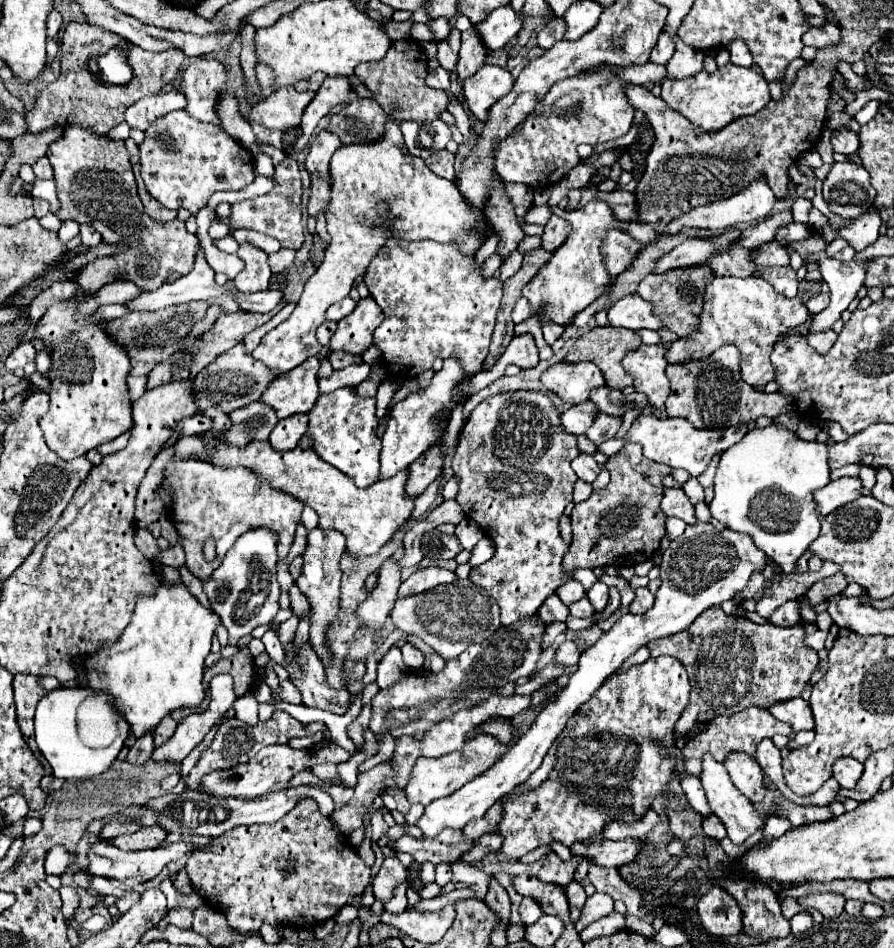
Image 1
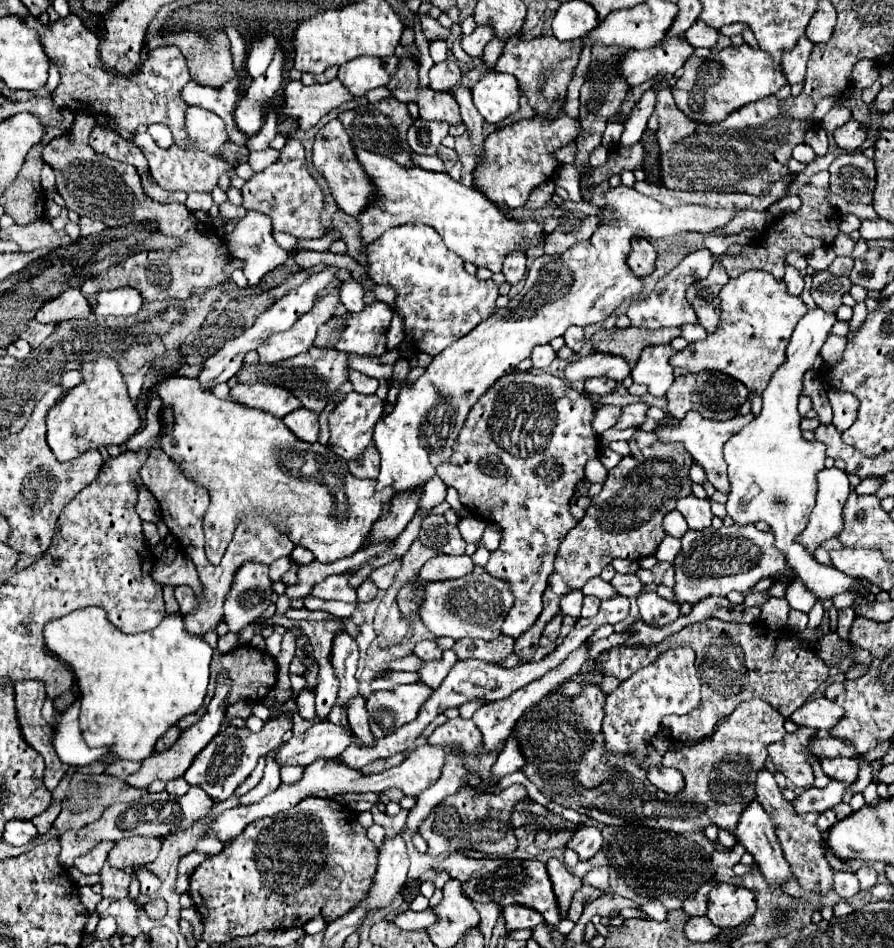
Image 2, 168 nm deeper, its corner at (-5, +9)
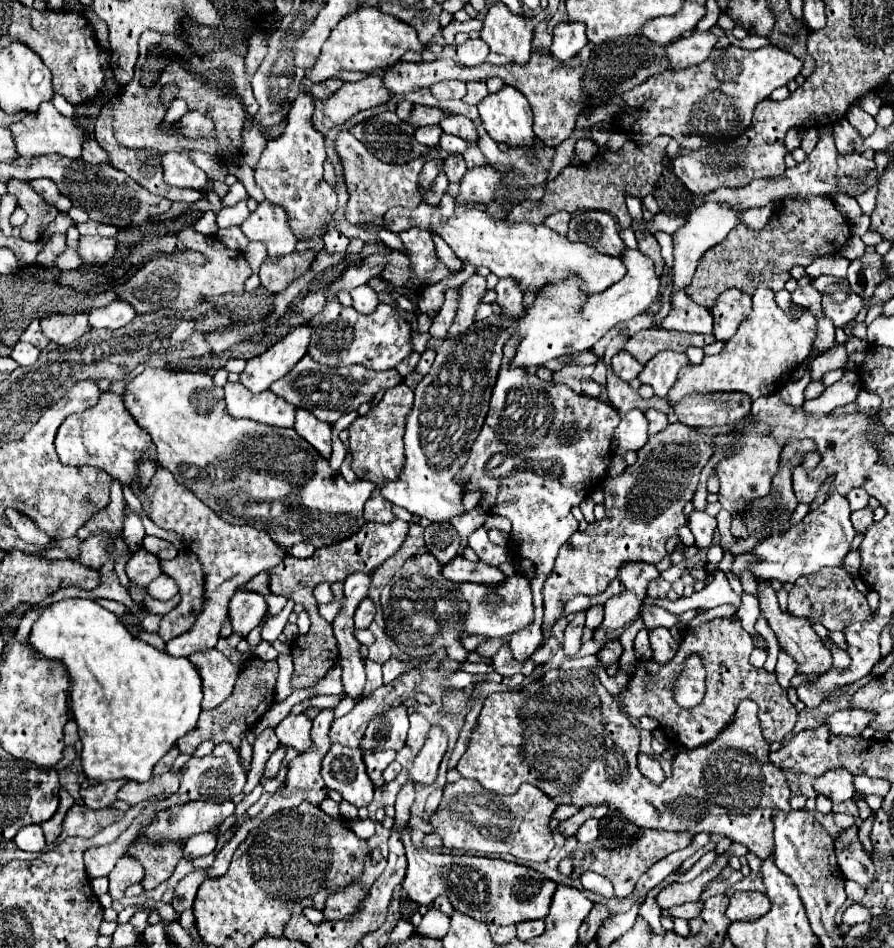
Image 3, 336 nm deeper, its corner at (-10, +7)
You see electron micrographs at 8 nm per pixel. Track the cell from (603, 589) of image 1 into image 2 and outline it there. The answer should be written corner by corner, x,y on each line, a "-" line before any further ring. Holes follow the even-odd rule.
615,574
611,584
617,588
617,592
621,596
627,596
627,598
637,596
645,590
645,584
639,580
637,574

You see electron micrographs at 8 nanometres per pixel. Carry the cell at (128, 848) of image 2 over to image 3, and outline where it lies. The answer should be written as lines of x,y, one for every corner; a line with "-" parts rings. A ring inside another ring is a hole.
124,854
114,870
108,874
108,880
110,880
110,894
112,894
112,900
120,900
124,896
124,890
126,886
134,884
134,882
140,882
144,878
144,866
134,858
134,856
128,856

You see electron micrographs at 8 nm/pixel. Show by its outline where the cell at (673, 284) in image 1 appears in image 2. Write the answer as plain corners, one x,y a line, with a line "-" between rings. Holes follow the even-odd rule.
715,262
709,276
691,284
691,288
687,290
687,300
697,312
699,324
705,326
709,334
715,332
715,328
719,326
719,316
721,316
719,292
723,284
727,284
727,280
729,280
727,272
723,270
723,266
719,266
719,262

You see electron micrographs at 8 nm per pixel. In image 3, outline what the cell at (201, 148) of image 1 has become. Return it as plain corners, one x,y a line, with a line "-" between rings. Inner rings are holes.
166,152
162,154
162,168
164,168
164,182
176,188
194,188
204,192
208,186
208,178
200,168
196,168
187,154
180,152

